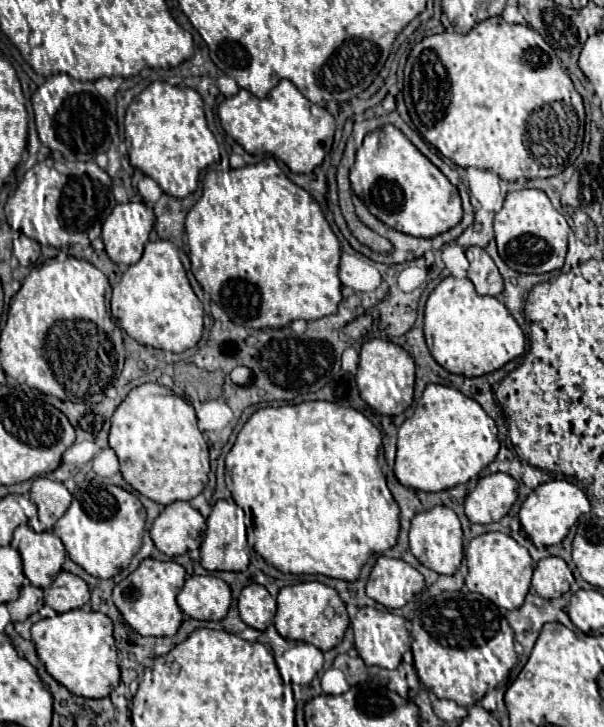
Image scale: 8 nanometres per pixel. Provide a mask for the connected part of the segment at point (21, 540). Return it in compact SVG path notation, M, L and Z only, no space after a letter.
M22 524L14 532L12 546L22 556L26 578L38 588L48 588L62 570L66 548L54 532L38 534L28 524Z

